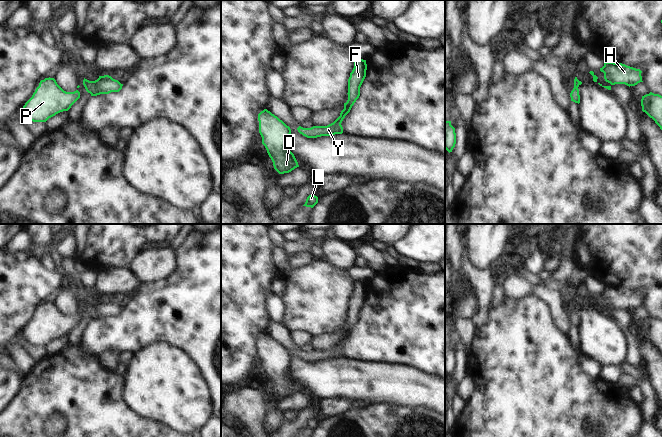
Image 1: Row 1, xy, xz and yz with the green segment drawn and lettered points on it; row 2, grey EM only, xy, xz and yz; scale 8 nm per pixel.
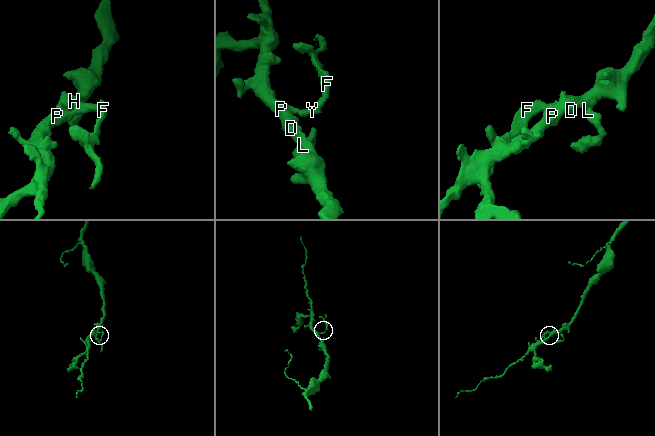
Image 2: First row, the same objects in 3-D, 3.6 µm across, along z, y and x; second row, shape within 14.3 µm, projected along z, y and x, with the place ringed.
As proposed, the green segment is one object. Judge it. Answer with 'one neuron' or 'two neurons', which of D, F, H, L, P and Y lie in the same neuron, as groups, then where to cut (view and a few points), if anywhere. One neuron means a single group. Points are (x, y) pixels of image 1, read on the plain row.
one neuron; D F H L P Y; no cut

